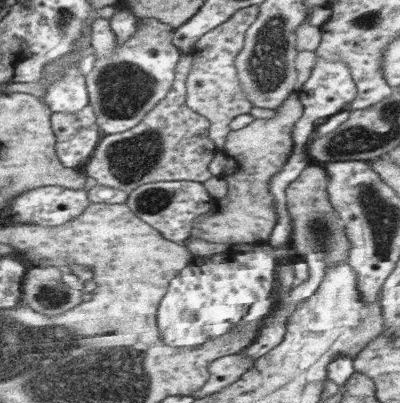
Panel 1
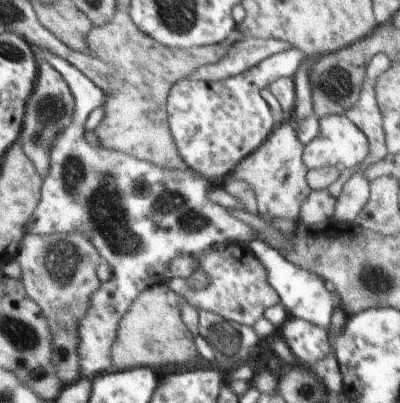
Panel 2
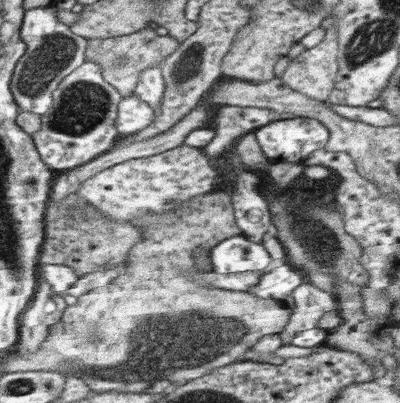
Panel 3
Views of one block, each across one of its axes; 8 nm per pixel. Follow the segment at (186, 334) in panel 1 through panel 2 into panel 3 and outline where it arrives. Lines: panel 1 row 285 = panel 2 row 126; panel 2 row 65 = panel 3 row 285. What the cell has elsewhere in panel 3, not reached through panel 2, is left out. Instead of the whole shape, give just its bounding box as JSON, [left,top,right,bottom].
[251,262,307,304]

